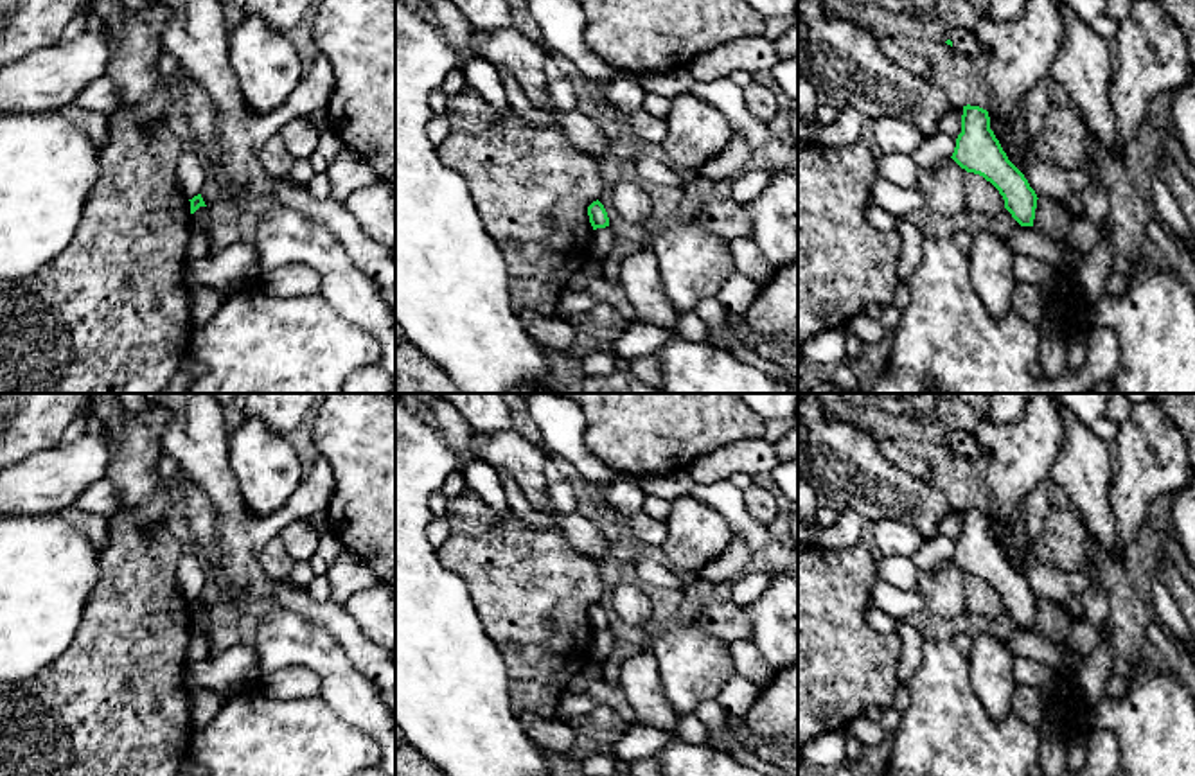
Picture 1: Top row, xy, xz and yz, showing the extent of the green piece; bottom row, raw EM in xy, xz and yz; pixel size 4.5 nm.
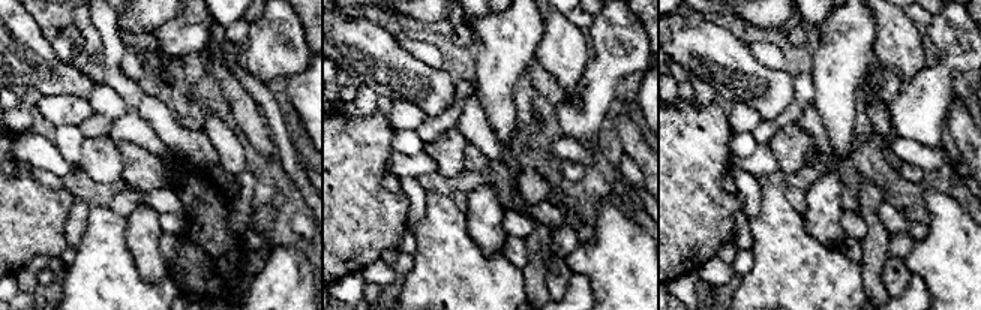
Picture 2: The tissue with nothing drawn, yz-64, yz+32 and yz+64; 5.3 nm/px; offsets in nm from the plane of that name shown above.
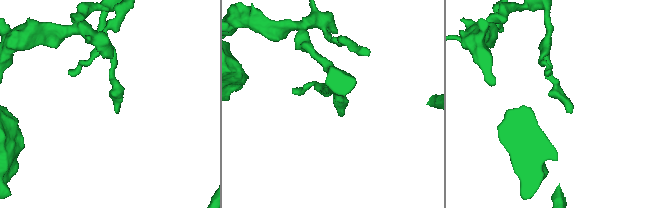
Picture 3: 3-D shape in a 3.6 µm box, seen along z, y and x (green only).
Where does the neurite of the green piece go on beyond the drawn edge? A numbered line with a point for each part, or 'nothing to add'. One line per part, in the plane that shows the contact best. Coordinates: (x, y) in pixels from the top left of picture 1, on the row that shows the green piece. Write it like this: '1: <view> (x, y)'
nothing to add

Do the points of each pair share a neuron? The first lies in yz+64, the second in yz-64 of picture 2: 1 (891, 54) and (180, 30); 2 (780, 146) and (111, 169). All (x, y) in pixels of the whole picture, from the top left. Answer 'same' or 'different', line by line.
1: different
2: same

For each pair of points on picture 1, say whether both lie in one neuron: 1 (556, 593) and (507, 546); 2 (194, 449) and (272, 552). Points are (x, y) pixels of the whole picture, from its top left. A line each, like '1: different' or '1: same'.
1: same
2: different

